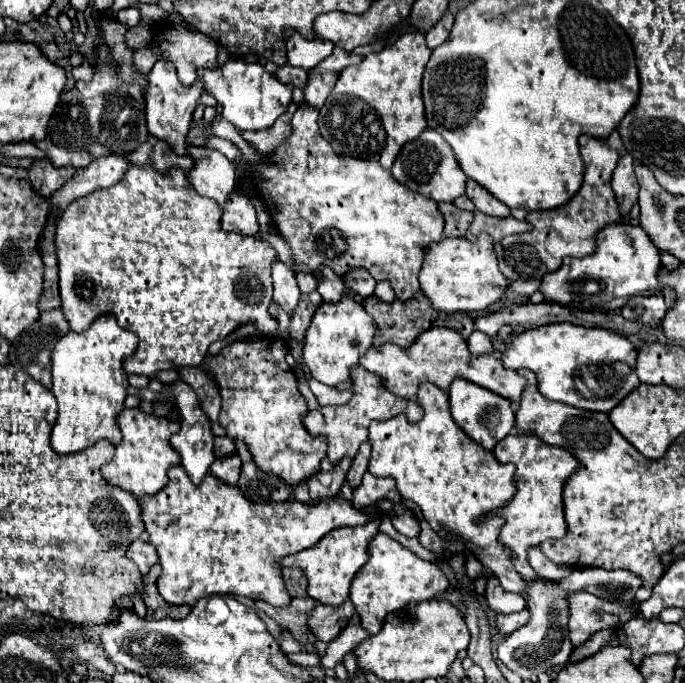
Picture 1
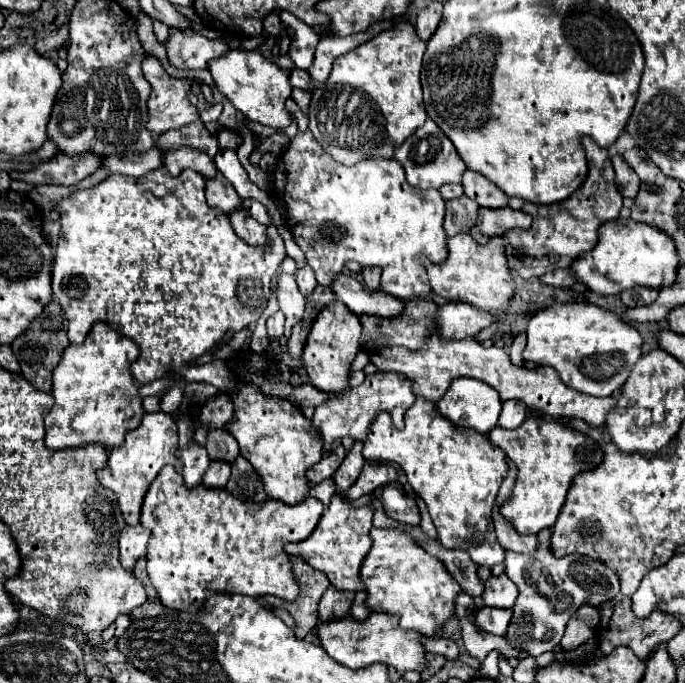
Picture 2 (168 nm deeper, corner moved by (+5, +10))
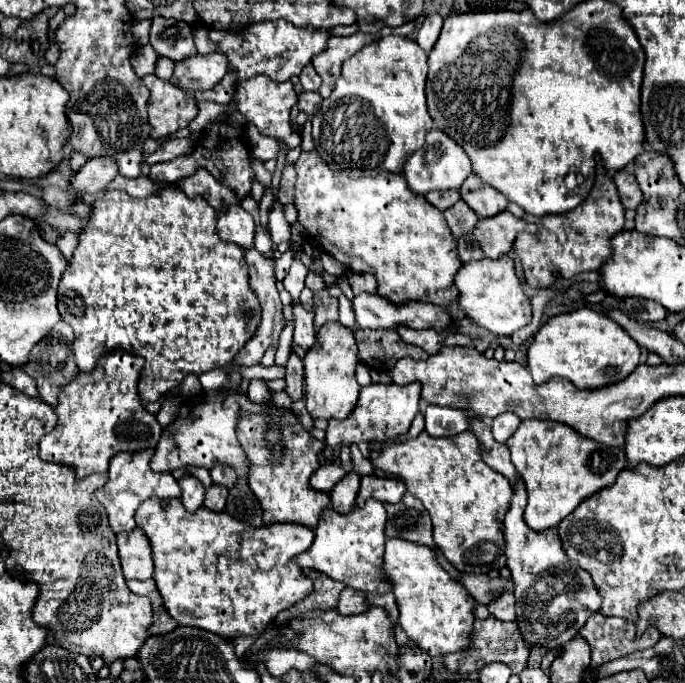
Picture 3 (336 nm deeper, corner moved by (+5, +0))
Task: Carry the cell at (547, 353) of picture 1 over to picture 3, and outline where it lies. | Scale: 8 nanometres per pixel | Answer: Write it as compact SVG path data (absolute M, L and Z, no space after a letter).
M580 308L570 314L552 316L534 334L528 348L528 368L536 384L546 382L550 376L570 380L578 390L604 388L608 382L628 378L640 360L640 346L626 334L626 330L612 318Z

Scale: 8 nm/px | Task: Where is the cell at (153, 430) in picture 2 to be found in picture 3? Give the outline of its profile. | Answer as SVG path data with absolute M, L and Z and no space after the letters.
M154 448L136 452L136 454L122 452L122 454L114 456L114 460L110 460L110 470L108 470L108 476L110 478L104 484L104 488L100 488L96 492L96 498L106 508L108 518L110 518L110 528L116 534L118 532L130 532L130 530L136 528L134 514L136 514L138 506L146 498L150 498L150 496L158 496L158 498L178 498L180 496L180 486L178 486L178 482L174 480L174 476L170 472L154 472L150 468L152 454L154 454Z

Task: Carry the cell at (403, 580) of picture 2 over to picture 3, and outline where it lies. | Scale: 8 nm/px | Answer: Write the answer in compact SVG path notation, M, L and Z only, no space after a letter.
M390 538L386 540L382 568L384 568L386 580L392 584L392 594L400 610L400 616L398 616L400 626L410 640L414 640L430 656L444 656L444 654L466 648L466 644L470 642L470 632L472 632L472 622L474 622L474 614L472 614L474 598L438 564L432 548L406 542L402 538Z

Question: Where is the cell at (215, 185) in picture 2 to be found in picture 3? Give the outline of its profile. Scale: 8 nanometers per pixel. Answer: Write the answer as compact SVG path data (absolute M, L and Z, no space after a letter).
M228 204L218 212L216 232L222 240L240 244L242 248L252 248L254 244L254 218L238 204Z

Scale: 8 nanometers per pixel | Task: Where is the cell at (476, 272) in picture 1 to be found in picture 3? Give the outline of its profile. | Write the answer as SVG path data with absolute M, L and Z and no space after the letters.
M502 254L496 260L482 258L464 262L454 278L454 286L458 288L458 306L460 310L478 326L494 332L494 334L512 334L524 324L530 322L532 304L530 298L520 288L520 280L514 272L514 260Z

